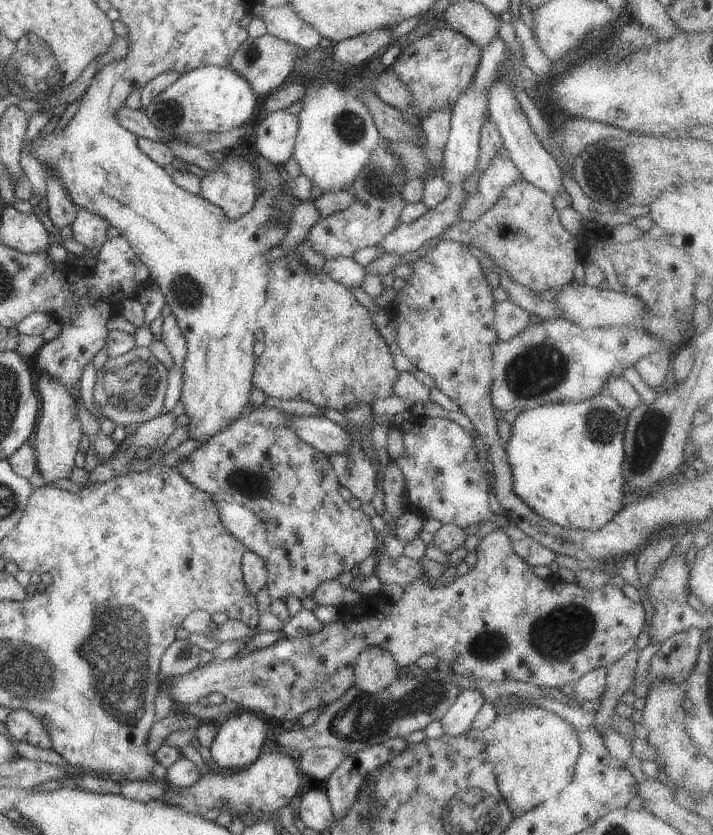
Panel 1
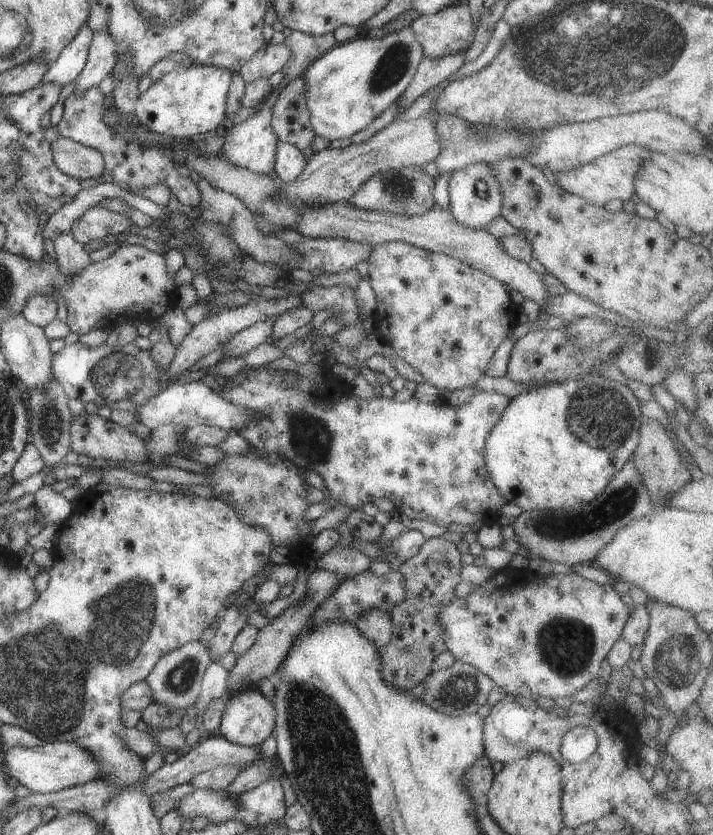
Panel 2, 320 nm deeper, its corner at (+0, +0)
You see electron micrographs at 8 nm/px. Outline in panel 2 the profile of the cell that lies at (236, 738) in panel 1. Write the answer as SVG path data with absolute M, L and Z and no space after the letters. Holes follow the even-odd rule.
M247 687L226 698L218 733L231 743L258 747L273 734L276 715L269 695Z

